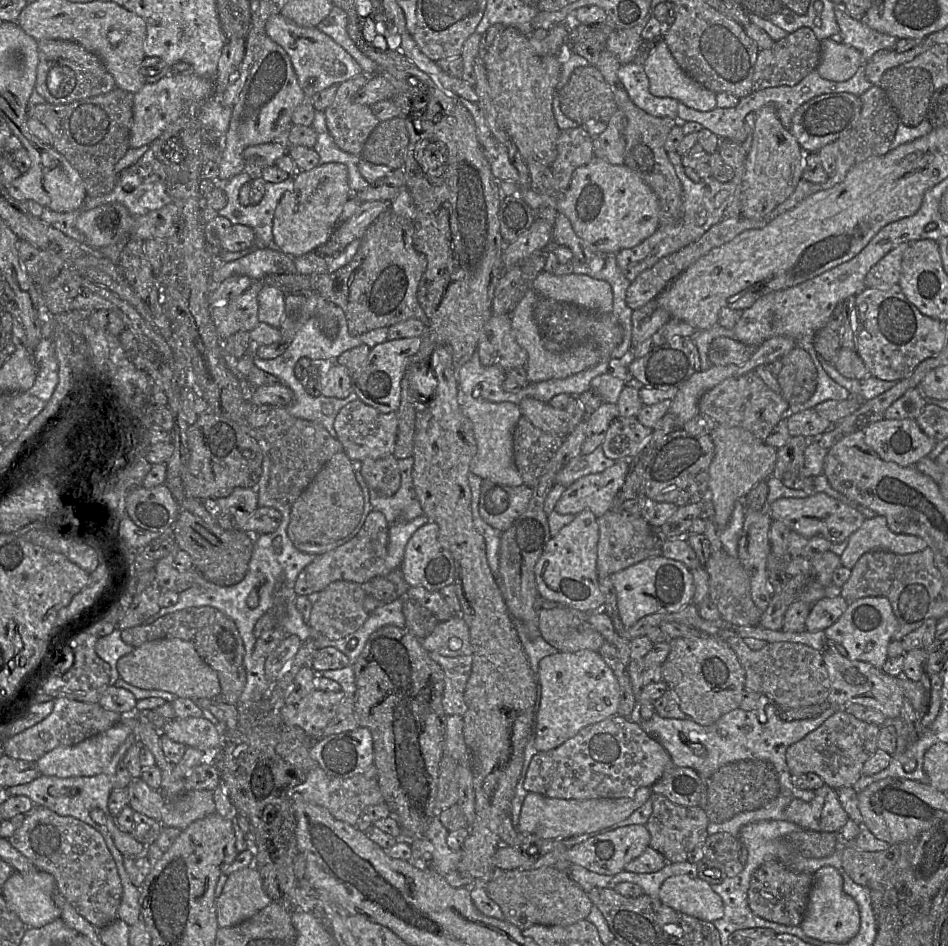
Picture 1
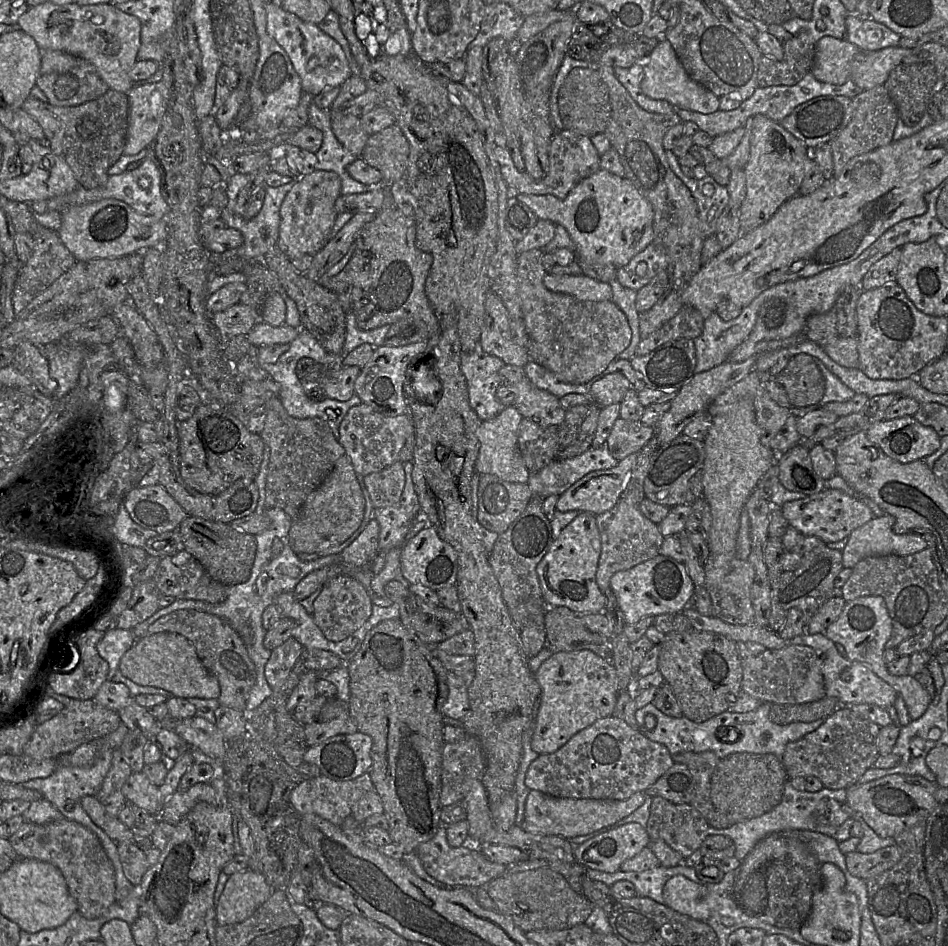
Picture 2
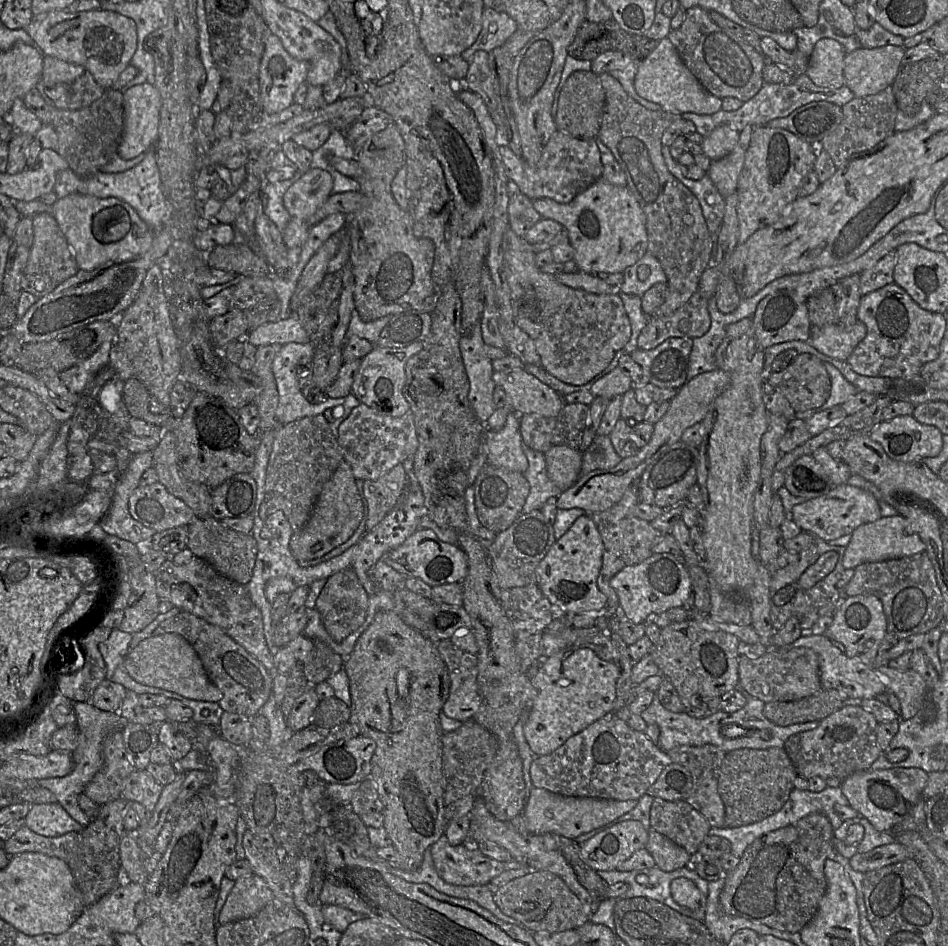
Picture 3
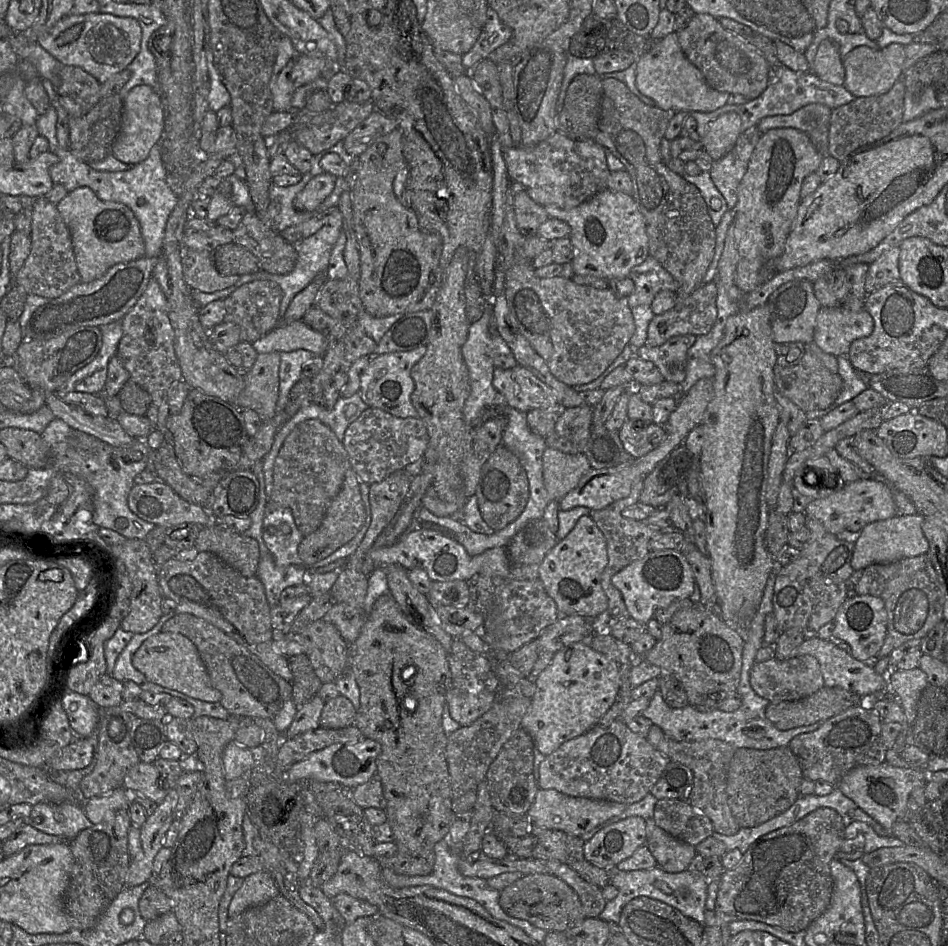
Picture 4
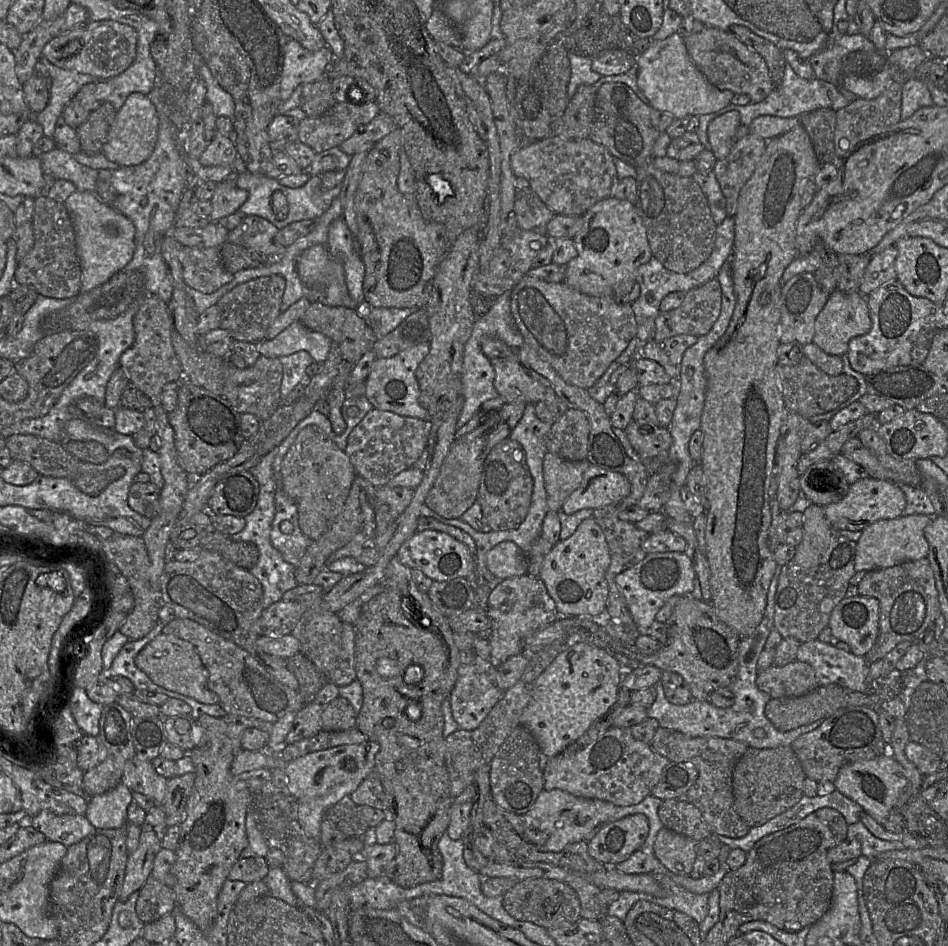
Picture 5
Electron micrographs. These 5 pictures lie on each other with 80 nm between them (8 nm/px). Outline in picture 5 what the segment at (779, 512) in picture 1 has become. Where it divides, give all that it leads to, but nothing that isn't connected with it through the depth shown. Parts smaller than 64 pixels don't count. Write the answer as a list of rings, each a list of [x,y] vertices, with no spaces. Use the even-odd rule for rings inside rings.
[[[867,476],[851,484],[842,500],[823,508],[827,520],[836,530],[863,531],[876,521],[901,517],[905,507],[905,494],[897,485]]]

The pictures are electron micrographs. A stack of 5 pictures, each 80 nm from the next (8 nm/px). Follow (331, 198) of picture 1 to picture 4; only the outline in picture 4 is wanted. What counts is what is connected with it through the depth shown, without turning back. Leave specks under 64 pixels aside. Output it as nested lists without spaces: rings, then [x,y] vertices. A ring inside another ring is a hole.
[[[322,173],[313,176],[305,187],[296,195],[293,206],[298,211],[314,211],[331,194],[336,177]]]

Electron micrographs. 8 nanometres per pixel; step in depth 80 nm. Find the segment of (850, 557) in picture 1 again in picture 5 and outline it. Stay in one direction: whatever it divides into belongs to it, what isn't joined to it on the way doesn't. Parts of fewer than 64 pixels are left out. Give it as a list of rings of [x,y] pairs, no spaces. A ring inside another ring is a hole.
[[[923,514],[902,515],[889,520],[879,520],[862,531],[857,541],[855,571],[873,571],[889,568],[903,562],[928,557],[929,544],[924,535],[932,517]]]

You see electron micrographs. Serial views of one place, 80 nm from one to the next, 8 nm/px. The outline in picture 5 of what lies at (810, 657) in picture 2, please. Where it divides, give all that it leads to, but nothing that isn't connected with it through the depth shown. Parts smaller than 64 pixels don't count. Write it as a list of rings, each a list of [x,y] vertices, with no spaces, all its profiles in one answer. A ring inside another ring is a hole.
[[[795,660],[782,667],[771,665],[759,672],[756,685],[774,699],[805,695],[819,687],[819,682],[809,664]]]

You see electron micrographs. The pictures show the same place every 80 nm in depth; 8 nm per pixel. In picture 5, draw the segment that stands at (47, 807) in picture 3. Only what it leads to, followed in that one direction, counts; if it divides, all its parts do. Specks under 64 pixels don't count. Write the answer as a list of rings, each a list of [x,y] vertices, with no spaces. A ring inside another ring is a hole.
[[[41,811],[29,819],[29,822],[19,824],[31,824],[35,829],[42,832],[47,840],[59,842],[66,847],[80,842],[93,833],[96,828],[89,822],[85,815],[56,814],[51,811]]]

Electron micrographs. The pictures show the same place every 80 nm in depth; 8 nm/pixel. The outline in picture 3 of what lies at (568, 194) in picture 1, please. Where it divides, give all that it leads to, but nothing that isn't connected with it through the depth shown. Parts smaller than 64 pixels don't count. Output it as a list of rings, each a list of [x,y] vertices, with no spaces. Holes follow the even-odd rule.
[[[601,177],[569,203],[558,203],[551,198],[532,202],[543,219],[554,220],[567,230],[579,271],[623,273],[648,252],[646,215],[627,186],[615,186]]]

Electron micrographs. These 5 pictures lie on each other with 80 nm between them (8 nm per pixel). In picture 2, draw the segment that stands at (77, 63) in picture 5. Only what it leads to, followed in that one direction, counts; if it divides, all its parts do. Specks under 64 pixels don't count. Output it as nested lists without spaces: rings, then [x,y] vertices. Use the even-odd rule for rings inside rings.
[[[43,2],[30,7],[18,20],[18,27],[32,36],[41,50],[59,50],[81,57],[95,66],[102,80],[110,90],[127,94],[135,82],[129,76],[130,70],[137,62],[137,54],[141,46],[141,22],[131,14],[127,14],[112,4],[58,5]]]

